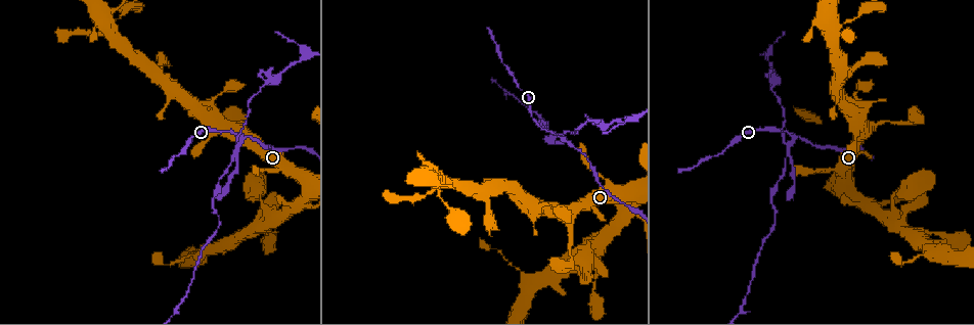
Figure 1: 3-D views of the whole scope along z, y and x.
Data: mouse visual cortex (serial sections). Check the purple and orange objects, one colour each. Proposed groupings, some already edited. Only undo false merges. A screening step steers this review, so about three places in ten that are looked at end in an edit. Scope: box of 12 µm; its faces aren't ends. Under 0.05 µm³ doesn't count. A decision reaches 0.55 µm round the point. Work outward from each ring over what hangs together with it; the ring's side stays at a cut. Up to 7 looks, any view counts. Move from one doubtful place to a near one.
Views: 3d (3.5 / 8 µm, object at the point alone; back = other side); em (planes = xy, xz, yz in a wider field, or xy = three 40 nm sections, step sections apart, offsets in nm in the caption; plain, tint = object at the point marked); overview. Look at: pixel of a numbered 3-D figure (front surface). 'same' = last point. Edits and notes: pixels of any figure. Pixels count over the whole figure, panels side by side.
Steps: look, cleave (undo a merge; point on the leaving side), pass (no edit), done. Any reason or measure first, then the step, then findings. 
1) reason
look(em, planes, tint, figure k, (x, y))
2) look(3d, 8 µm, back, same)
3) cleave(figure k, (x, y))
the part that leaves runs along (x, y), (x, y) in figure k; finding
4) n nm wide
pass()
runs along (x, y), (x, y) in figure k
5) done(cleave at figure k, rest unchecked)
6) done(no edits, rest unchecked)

abrupt turn
look(3d, 8 µm, back, figure 1, (790, 140))

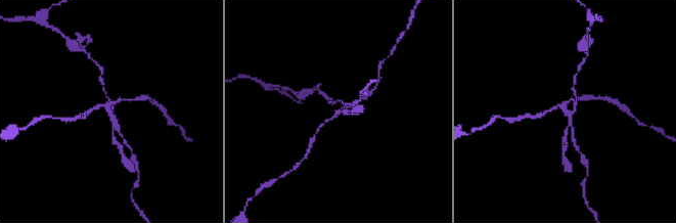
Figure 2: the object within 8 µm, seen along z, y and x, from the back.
look(3d, 3.5 µm, figure 2, (340, 111))

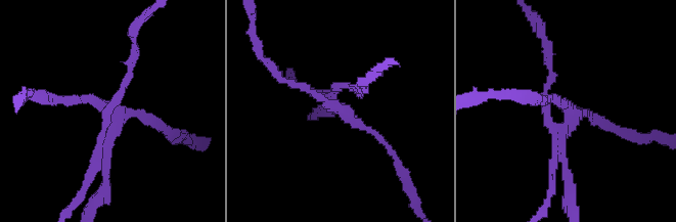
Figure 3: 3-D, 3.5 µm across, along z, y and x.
need the tissue
look(em, planes, tint, figure 3, (339, 104))

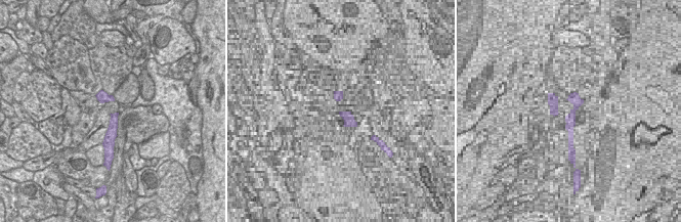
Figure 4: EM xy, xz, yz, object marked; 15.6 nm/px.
cleave(figure 3, (119, 94))
the part that leaves runs along (107, 123), (107, 109), (130, 73), (133, 38) in figure 3; a second cell is stuck on

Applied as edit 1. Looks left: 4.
thin arm on a thick one
look(3d, 3.5 µm, figure 1, (437, 189))

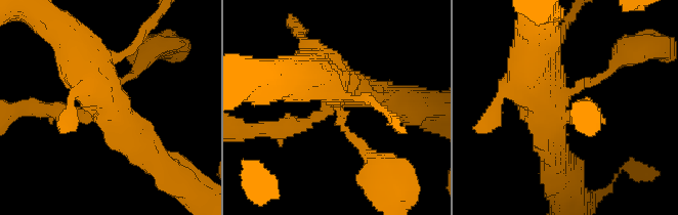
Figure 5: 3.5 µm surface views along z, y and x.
need the tissue
look(em, xy, step 3, tint, figure 5, (565, 98))

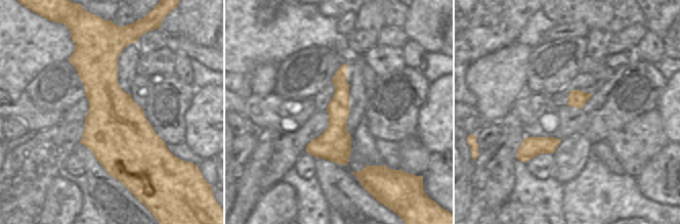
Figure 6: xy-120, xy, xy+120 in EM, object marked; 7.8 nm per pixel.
pass()
runs along (343, 68), (339, 153), (344, 162) in figure 6; all the same cell

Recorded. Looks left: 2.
side arm on a straight run
look(3d, 8 µm, figure 1, (622, 207))

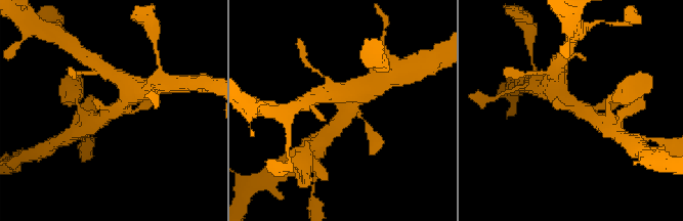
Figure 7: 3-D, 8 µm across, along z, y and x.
zoom in
look(3d, 3.5 µm, figure 7, (112, 108))

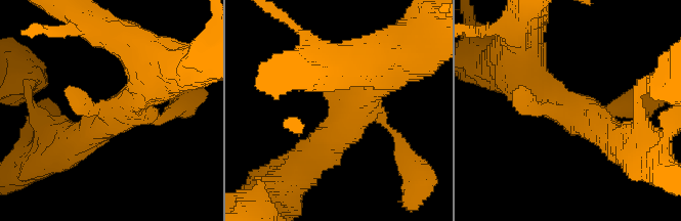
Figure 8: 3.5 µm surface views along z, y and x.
pass()
runs along (149, 79), (114, 109), (67, 91) in figure 8; continuous, no second cell

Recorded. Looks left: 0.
done(cleave at figure 3, rest unchecked)

